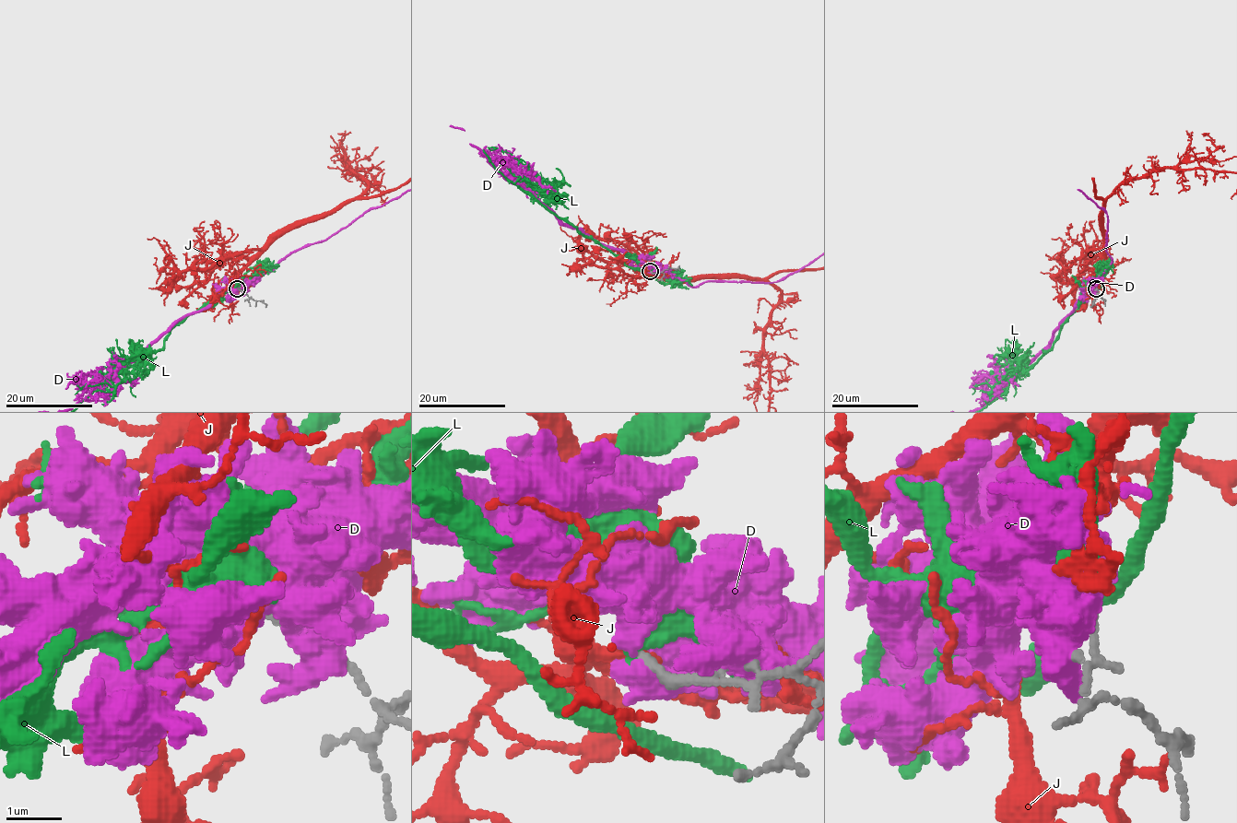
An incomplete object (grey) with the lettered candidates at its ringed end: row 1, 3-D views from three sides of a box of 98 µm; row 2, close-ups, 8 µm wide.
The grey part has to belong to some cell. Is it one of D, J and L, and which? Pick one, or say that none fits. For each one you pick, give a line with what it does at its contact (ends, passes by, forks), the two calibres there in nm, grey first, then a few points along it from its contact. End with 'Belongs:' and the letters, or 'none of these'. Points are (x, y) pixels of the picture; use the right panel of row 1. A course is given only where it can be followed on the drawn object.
J: It passes by. Thickness 180 nm (grey) against 190 nm
Belongs: J

